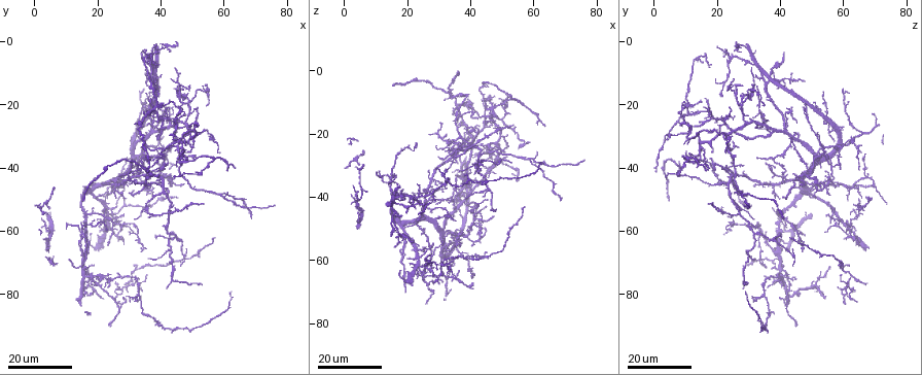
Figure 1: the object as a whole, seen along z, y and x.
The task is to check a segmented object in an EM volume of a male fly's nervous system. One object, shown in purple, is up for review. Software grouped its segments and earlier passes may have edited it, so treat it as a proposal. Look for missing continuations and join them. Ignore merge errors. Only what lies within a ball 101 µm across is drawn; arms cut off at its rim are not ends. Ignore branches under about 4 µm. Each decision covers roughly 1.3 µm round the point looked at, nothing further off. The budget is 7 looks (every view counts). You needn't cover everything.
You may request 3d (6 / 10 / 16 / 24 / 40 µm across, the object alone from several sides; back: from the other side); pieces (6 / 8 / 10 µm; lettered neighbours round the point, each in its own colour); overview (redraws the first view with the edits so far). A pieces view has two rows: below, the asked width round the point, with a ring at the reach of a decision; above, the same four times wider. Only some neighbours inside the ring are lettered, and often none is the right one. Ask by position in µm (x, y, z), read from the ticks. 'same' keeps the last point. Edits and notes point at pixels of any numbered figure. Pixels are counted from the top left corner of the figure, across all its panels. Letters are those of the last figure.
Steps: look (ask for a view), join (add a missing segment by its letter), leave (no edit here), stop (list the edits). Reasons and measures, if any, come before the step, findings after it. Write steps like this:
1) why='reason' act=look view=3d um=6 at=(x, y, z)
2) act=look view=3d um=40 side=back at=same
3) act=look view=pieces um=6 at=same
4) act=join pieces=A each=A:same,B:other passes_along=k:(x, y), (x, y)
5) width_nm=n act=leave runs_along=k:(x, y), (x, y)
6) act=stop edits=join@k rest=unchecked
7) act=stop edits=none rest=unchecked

why='branch stops here' act=look view=3d um=16 at=(16.0, 50.5, 5.0)

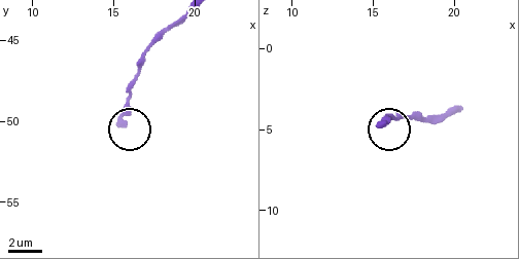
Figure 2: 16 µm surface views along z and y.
act=look view=pieces um=6 at=(15.3, 50.1, 4.6)

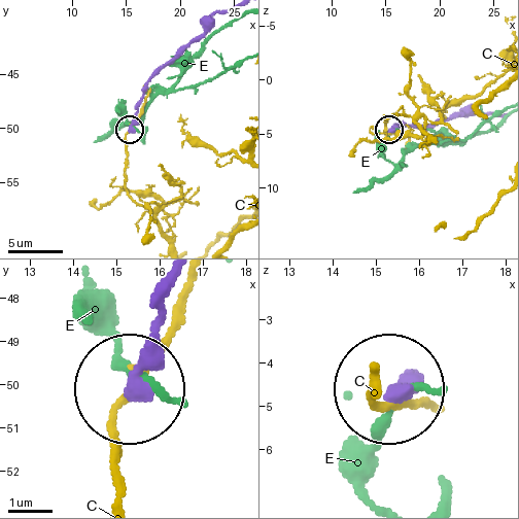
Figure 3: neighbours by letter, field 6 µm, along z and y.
width_nm=320 act=leave each=C:other,E:other found='none of them fits'

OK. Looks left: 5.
why='free end' act=look view=3d um=24 at=(35.5, 41.0, 0.5)

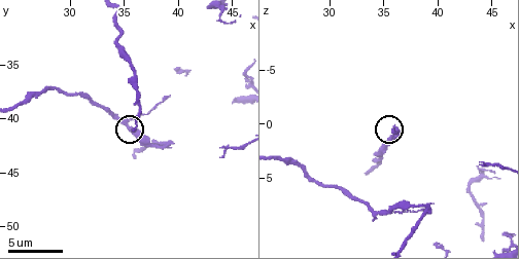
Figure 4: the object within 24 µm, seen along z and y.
why='what lies round it' act=look view=pieces um=8 at=(35.8, 41.0, 0.6)

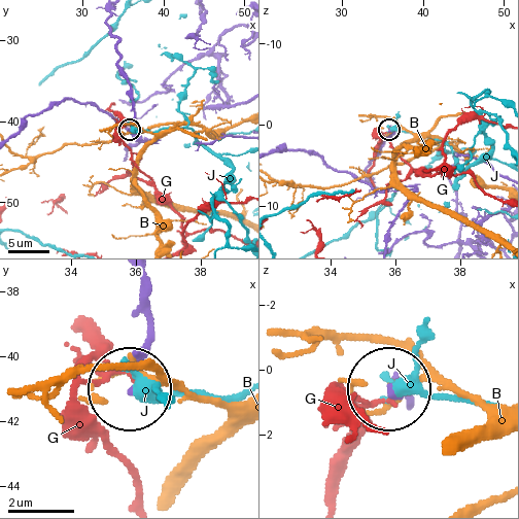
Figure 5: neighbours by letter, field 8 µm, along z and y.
act=leave each=B:other,G:other,J:other runs_along=5:(109, 16), (135, 112), (129, 129) found='no lettered segment goes on from it'

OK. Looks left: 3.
act=look view=3d um=16 at=(28.0, 55.5, 55.0)

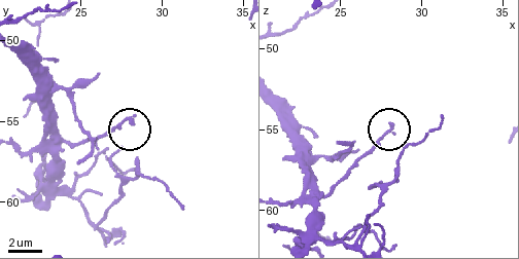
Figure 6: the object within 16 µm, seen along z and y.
act=look view=pieces um=6 at=(28.1, 55.2, 54.7)

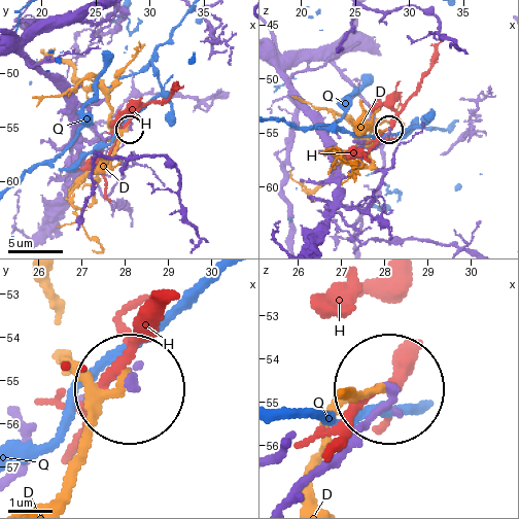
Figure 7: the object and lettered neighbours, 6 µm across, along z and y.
act=leave each=D:other,H:other,Q:other runs_along=7:(31, 40), (25, 53), (84, 139), (129, 128) found='no lettered segment goes on from it'

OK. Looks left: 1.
act=stop edits=none rest=unchecked

